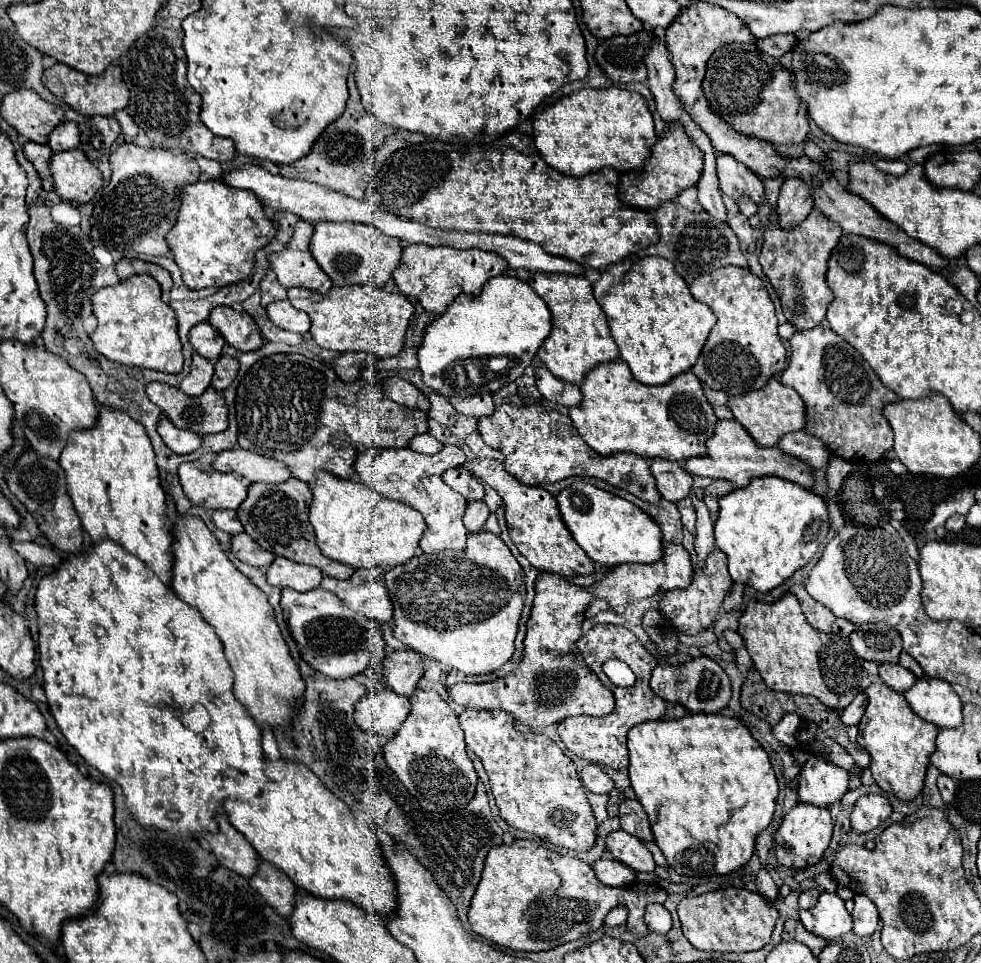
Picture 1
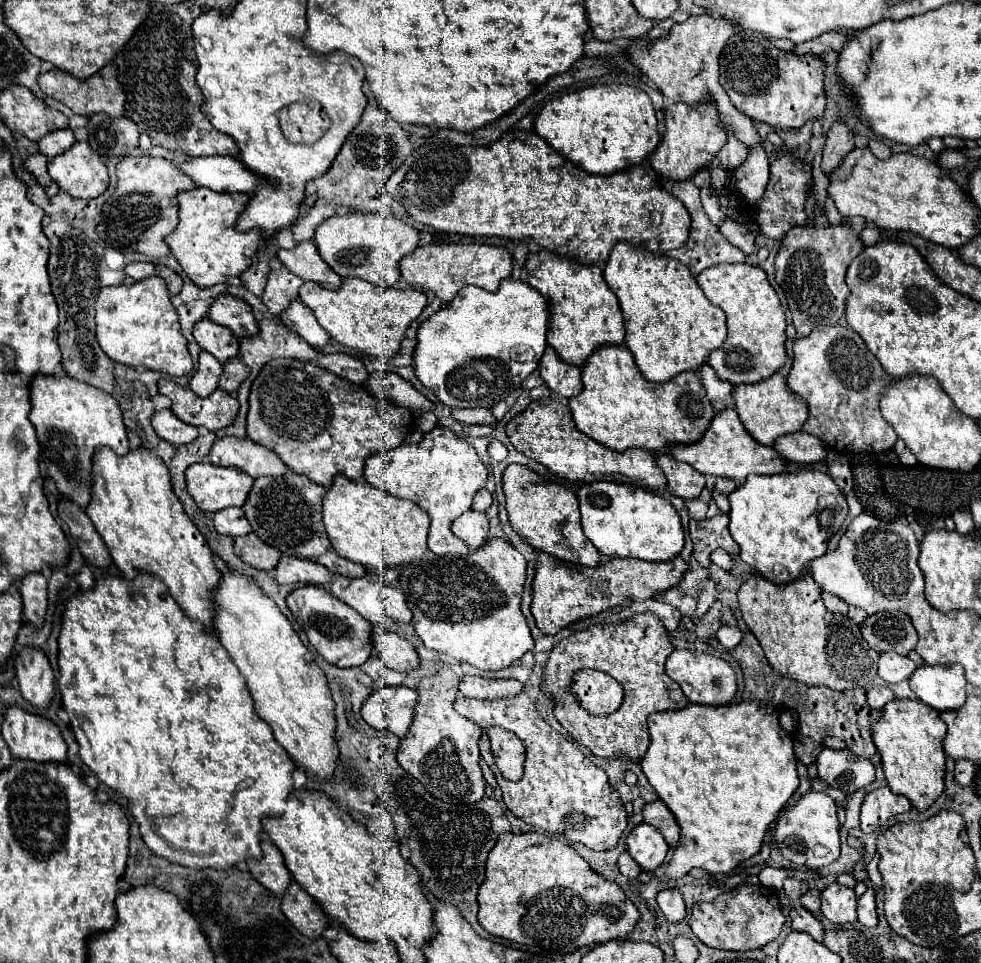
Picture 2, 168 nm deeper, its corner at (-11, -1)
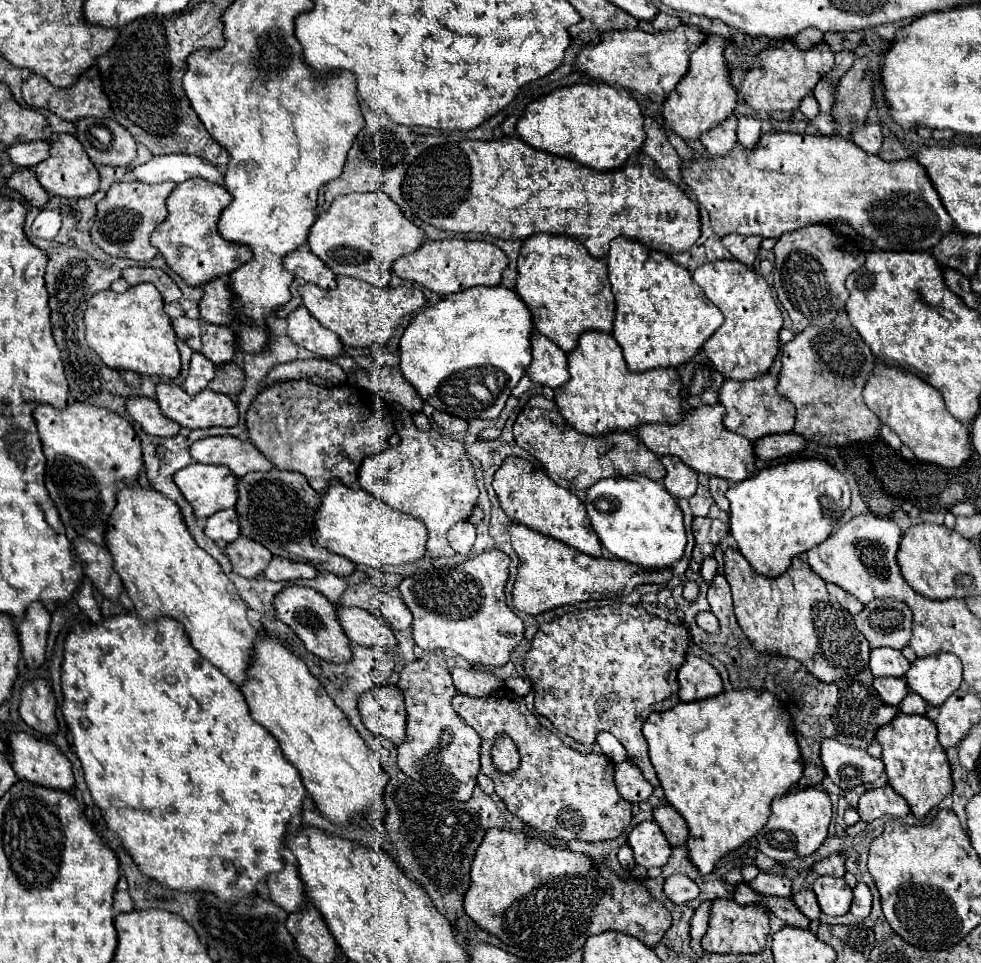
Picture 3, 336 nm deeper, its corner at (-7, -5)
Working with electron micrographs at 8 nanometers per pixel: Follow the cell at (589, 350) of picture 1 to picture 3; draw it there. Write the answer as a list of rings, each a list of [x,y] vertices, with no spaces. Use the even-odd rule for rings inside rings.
[[[552,234],[530,236],[518,256],[516,292],[526,300],[534,328],[564,352],[572,352],[578,346],[580,334],[588,330],[612,332],[616,304],[610,292],[606,264],[592,258],[574,238]]]

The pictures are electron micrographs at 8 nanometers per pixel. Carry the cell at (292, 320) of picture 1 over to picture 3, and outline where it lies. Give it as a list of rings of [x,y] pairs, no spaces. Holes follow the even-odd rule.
[[[302,304],[288,314],[288,338],[320,358],[336,358],[342,352],[340,338],[326,332]]]

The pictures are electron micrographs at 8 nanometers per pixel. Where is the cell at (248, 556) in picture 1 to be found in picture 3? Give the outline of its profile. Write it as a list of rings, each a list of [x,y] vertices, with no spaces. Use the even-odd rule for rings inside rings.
[[[240,536],[230,542],[224,552],[230,558],[234,572],[244,578],[258,578],[272,560],[272,554],[262,544],[256,544],[246,536]]]

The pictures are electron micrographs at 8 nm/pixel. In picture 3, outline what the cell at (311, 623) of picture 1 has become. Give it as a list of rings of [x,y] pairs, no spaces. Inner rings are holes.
[[[290,586],[284,592],[280,592],[280,596],[276,596],[276,612],[280,620],[284,620],[304,642],[304,646],[318,658],[334,664],[346,664],[352,660],[350,638],[346,636],[344,628],[340,628],[338,608],[324,594],[316,592],[314,588]]]

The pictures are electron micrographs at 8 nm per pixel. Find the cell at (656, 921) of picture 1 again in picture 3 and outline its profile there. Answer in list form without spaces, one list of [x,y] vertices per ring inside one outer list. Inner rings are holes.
[[[674,874],[664,880],[664,894],[672,904],[686,904],[700,894],[700,888],[688,876]]]

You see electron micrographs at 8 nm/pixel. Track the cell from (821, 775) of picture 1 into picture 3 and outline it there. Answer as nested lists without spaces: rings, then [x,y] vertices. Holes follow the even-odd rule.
[[[832,738],[822,740],[820,758],[826,776],[844,792],[860,784],[870,784],[884,772],[882,760],[872,758],[866,750],[848,748]]]

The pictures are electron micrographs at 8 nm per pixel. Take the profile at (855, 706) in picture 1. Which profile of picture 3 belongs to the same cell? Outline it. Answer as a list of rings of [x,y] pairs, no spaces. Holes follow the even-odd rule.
[[[874,678],[874,690],[878,692],[880,700],[890,706],[898,706],[908,694],[904,678]]]

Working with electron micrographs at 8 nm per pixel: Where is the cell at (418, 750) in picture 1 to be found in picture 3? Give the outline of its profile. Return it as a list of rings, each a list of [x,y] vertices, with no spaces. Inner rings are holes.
[[[432,652],[422,660],[406,664],[400,672],[398,688],[404,694],[408,712],[406,738],[398,746],[398,768],[432,794],[460,802],[470,800],[480,770],[480,736],[452,710],[450,700],[456,688],[444,656]]]

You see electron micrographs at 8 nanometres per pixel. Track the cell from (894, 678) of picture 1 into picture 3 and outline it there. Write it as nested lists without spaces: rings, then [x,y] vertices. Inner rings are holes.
[[[880,648],[870,652],[870,670],[876,678],[902,678],[910,668],[910,662],[900,650]]]

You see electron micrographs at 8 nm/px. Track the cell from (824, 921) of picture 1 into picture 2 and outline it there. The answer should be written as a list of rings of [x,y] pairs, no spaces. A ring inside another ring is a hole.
[[[830,882],[822,890],[822,914],[832,924],[852,924],[856,922],[856,894],[840,882]]]

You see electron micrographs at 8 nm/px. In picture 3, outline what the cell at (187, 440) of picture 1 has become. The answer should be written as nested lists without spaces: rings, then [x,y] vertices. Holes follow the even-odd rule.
[[[130,398],[126,402],[128,414],[142,426],[142,430],[150,436],[158,438],[172,438],[178,436],[182,426],[176,424],[174,420],[168,420],[164,414],[160,414],[160,408],[156,400],[148,398]]]

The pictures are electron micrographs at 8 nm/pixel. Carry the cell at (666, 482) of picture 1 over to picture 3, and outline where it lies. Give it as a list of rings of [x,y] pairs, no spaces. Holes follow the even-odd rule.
[[[664,456],[662,464],[666,468],[664,488],[668,494],[674,498],[692,498],[698,488],[698,474],[676,456]]]

